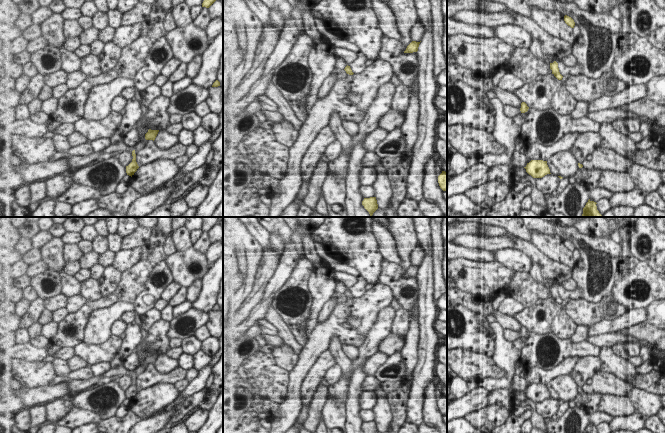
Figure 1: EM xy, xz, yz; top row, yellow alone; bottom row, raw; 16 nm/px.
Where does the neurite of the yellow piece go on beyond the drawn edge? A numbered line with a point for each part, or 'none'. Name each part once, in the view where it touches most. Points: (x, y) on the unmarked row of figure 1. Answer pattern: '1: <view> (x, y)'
1: yz (509, 335)

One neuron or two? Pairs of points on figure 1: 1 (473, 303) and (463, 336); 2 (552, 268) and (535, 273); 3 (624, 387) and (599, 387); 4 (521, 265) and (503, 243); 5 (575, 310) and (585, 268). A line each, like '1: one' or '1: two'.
1: two
2: two
3: one
4: two
5: two

